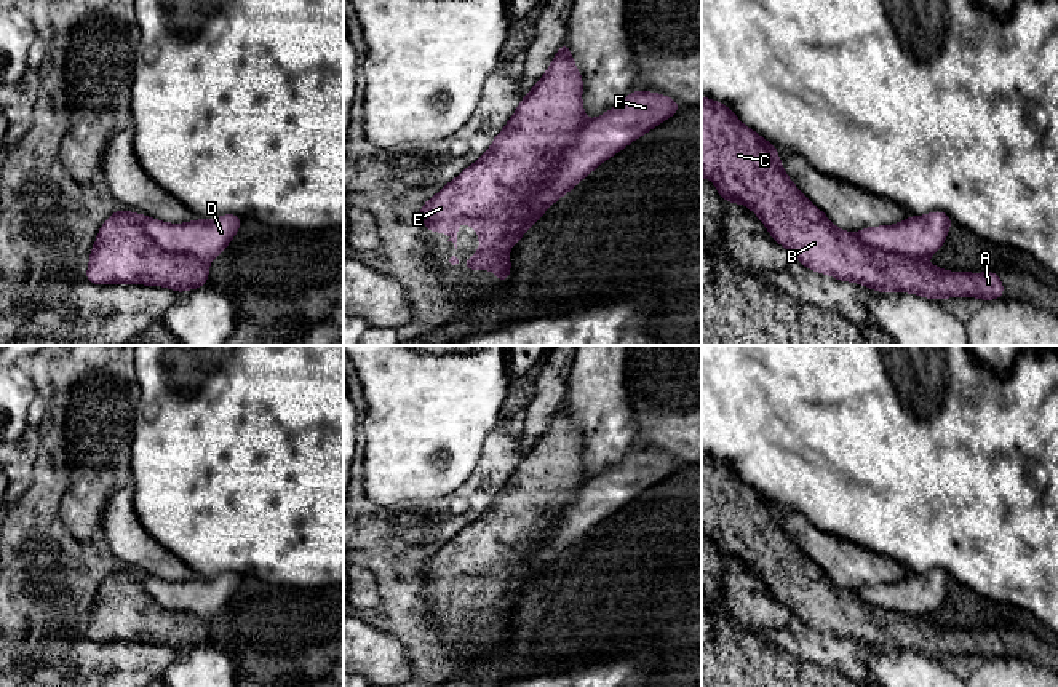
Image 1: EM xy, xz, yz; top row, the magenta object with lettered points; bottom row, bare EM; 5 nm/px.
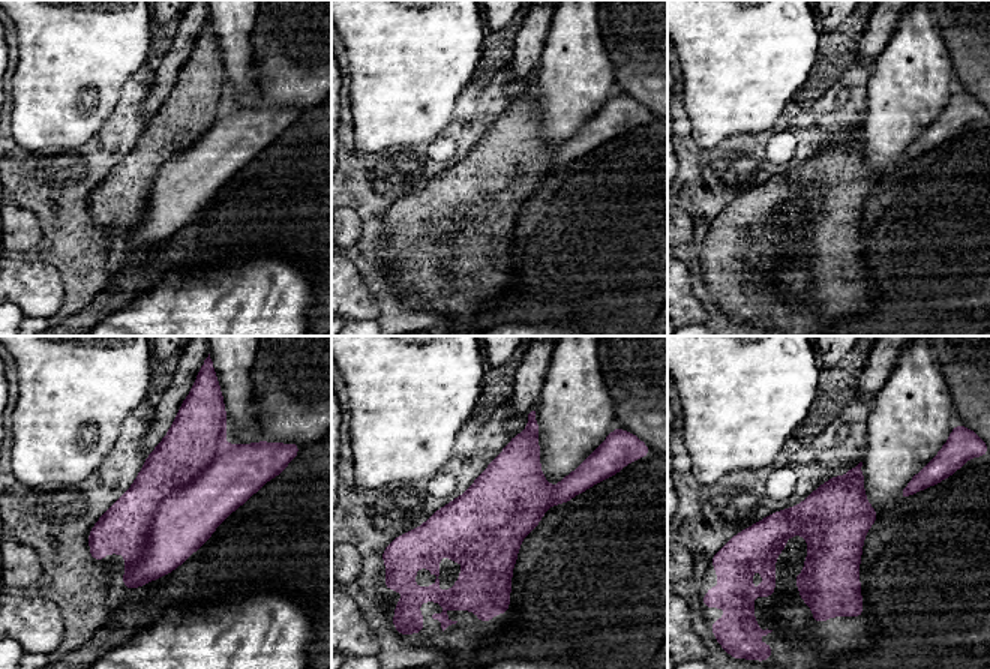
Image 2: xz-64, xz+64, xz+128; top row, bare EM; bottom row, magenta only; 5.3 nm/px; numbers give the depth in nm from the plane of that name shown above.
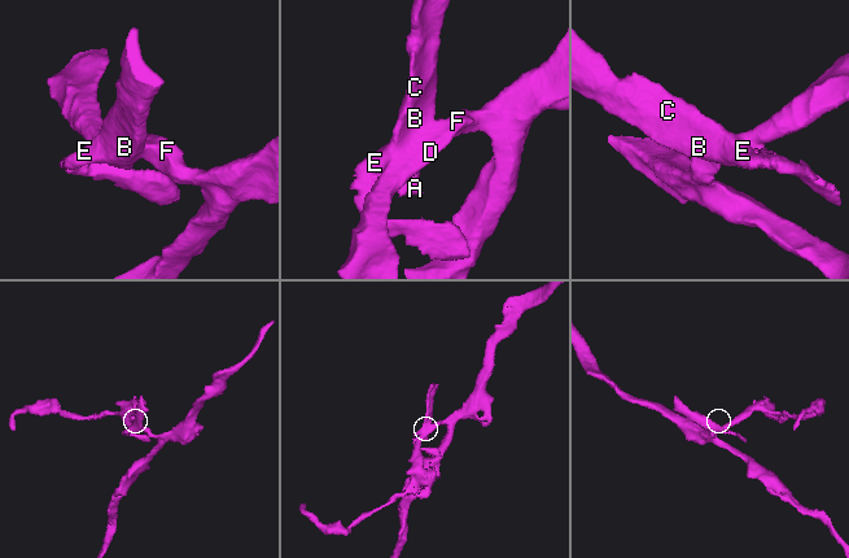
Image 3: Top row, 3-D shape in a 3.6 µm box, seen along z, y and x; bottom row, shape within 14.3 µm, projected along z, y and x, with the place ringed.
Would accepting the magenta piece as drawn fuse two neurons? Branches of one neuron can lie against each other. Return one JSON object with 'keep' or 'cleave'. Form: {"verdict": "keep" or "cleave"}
{"verdict": "cleave"}

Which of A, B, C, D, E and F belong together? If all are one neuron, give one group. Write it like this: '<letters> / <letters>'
A B C E / D F

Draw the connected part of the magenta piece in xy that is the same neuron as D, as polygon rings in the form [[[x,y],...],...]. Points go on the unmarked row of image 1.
[[[136,572],[136,578],[161,607],[211,620],[233,598],[243,575],[224,572],[213,578],[197,577],[185,582],[168,582]]]

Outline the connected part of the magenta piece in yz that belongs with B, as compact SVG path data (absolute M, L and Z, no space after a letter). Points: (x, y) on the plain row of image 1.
M702 455L702 535L711 537L727 561L748 564L774 599L785 604L804 625L885 652L911 650L937 658L957 653L983 658L1004 655L997 629L946 629L924 617L876 607L863 601L857 591L839 588L786 534L777 510L775 503L746 486L727 463Z

